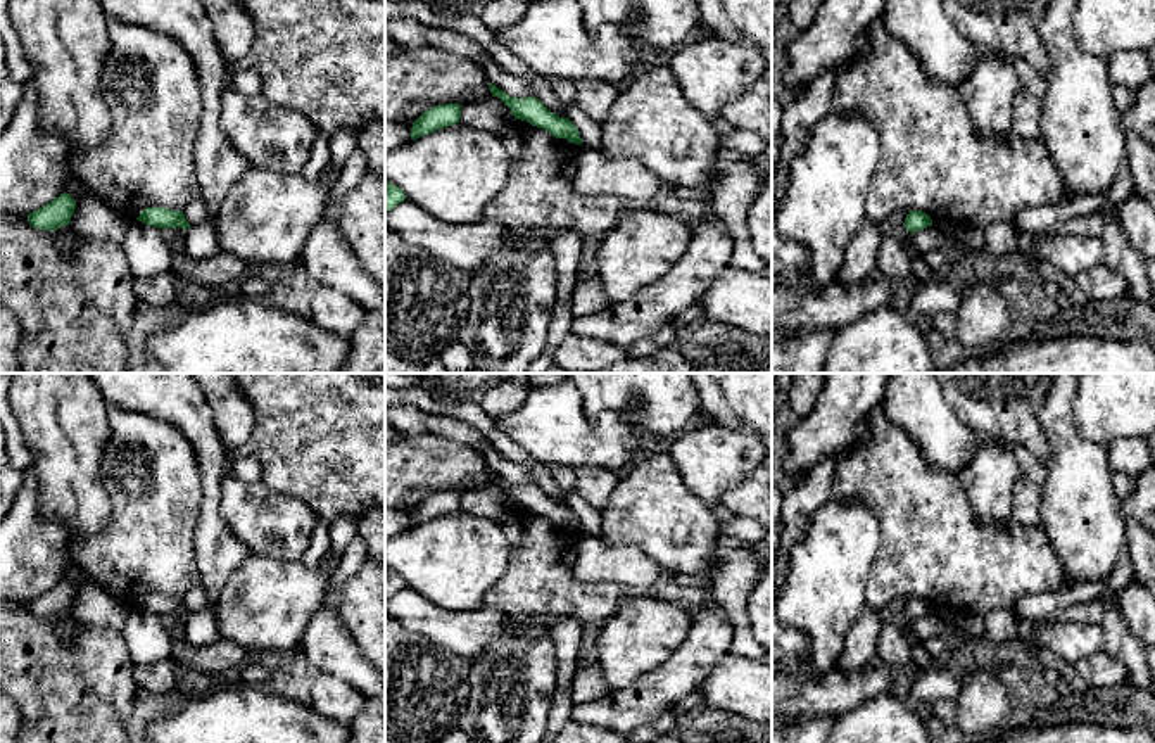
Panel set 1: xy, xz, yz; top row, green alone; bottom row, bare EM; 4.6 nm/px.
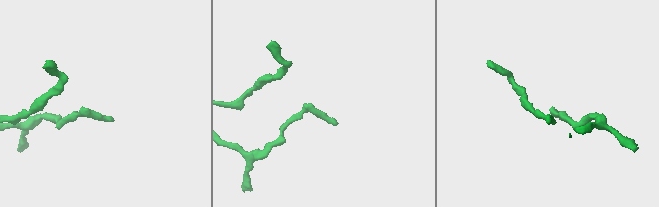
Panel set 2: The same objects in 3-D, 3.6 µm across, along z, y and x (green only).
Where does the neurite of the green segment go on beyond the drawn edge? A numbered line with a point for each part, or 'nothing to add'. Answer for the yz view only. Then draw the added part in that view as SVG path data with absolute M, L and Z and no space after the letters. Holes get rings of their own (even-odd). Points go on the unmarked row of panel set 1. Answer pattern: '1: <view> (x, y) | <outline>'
nothing to add

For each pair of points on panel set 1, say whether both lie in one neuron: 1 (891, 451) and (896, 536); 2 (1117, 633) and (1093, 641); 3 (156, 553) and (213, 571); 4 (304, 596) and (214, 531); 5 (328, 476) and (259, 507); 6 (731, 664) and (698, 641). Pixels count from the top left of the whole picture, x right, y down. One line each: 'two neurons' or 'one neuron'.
1: one neuron
2: two neurons
3: two neurons
4: two neurons
5: two neurons
6: two neurons

